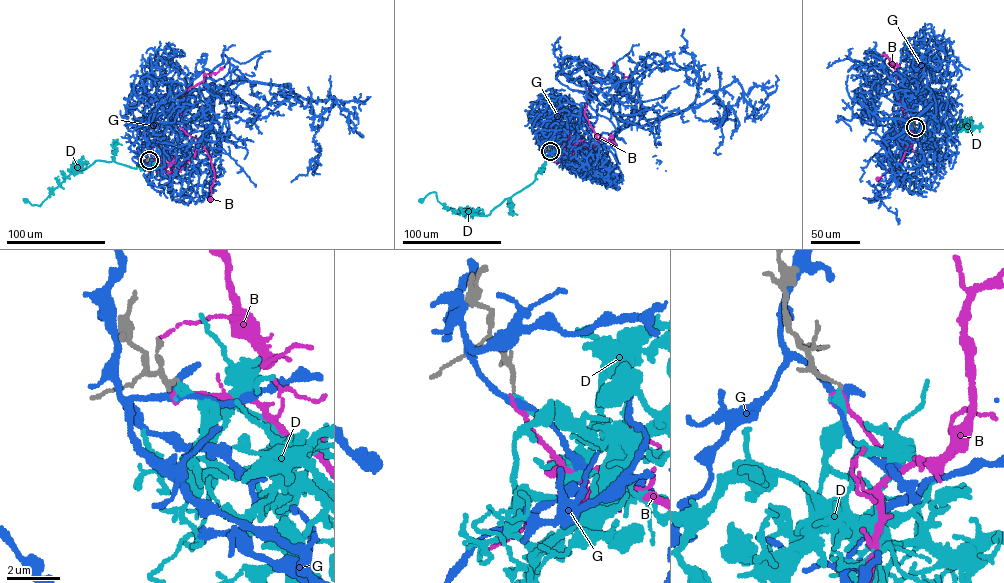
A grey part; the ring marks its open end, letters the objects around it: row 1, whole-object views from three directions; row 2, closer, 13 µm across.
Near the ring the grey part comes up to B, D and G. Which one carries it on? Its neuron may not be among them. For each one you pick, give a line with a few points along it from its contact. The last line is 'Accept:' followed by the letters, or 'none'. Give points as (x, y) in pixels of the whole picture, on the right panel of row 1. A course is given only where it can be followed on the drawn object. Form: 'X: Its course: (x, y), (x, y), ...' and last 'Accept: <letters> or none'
B: Its course: (915, 127), (915, 138), (908, 148), (904, 146), (917, 139), (910, 126), (909, 141), (896, 169), (877, 178)
Accept: B

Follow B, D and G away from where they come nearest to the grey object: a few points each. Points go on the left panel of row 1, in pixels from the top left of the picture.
B: (149, 160), (171, 173), (193, 157), (197, 145), (194, 137), (203, 146), (214, 170), (209, 199)
D: (149, 160), (135, 168), (113, 161), (95, 161), (69, 174), (40, 206), (26, 200)
G: (149, 160), (206, 69), (221, 88), (246, 80), (307, 99), (322, 121), (320, 174)

